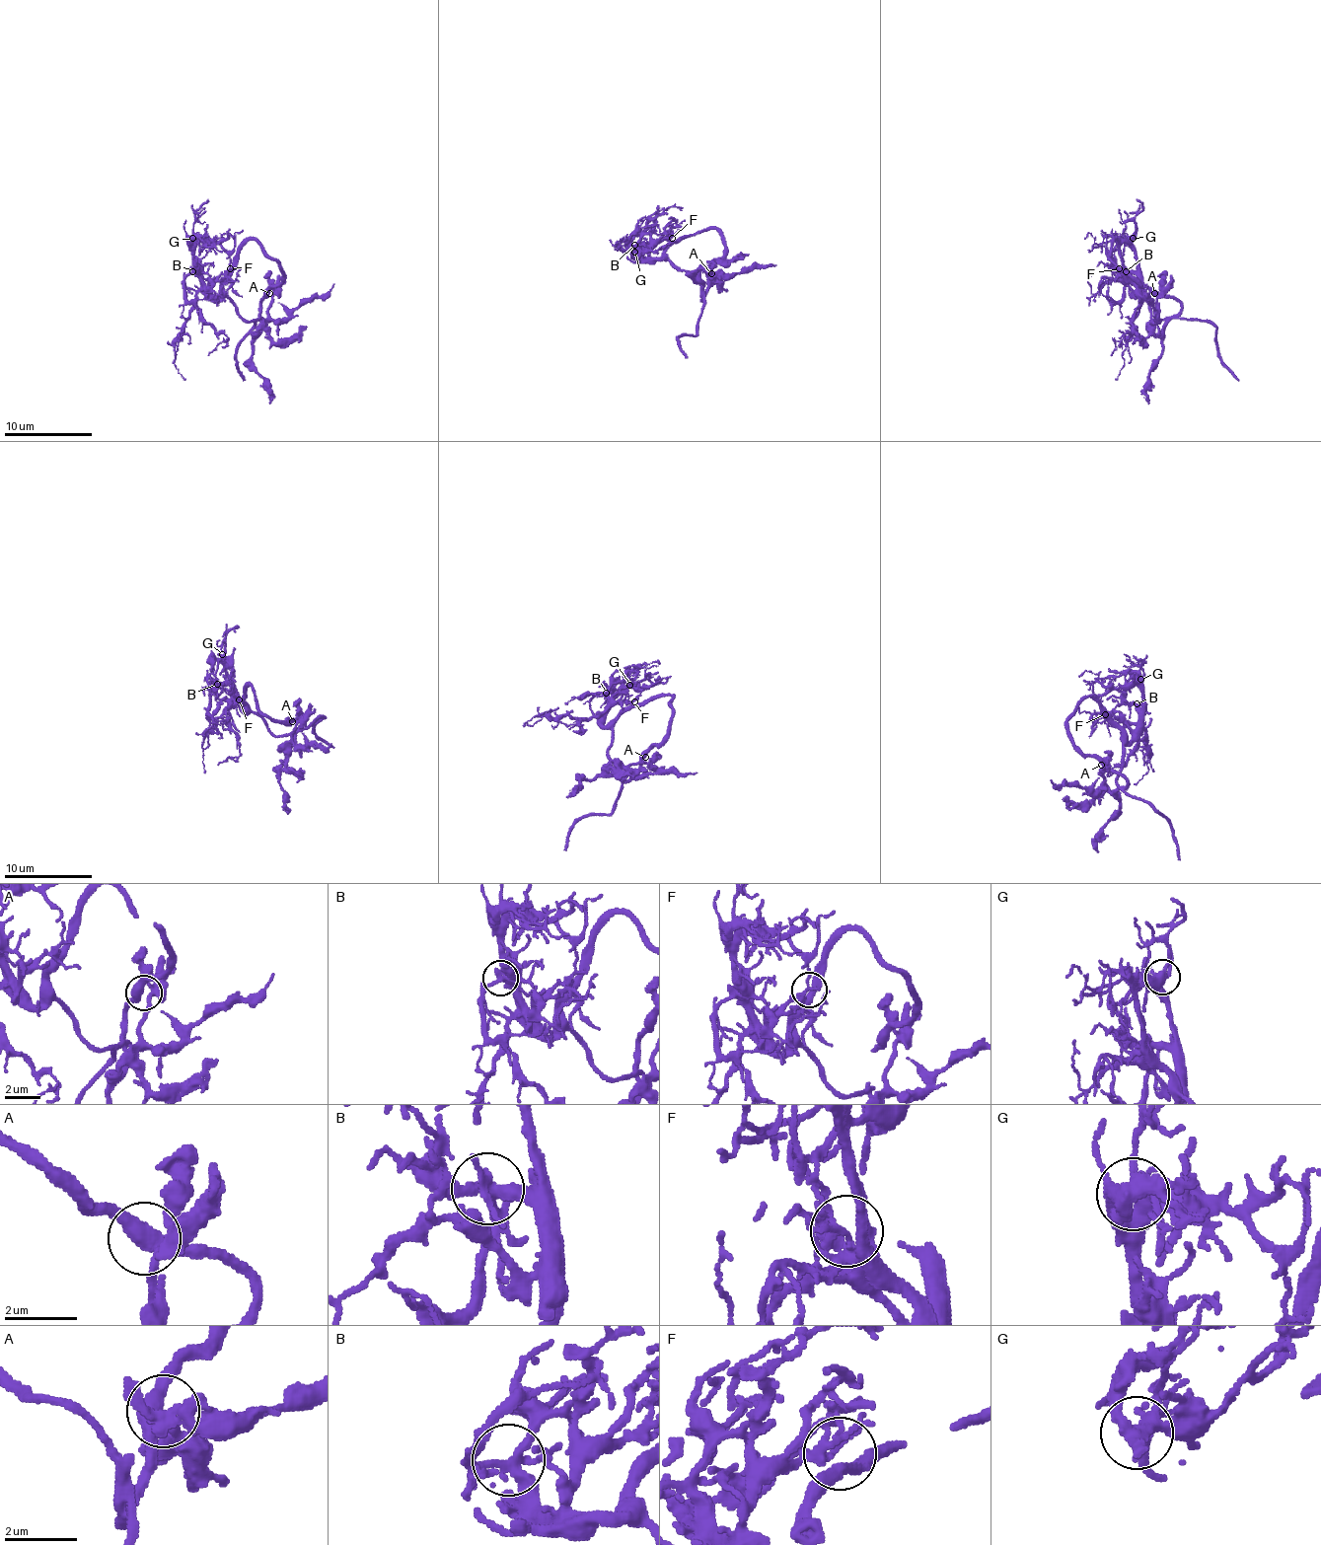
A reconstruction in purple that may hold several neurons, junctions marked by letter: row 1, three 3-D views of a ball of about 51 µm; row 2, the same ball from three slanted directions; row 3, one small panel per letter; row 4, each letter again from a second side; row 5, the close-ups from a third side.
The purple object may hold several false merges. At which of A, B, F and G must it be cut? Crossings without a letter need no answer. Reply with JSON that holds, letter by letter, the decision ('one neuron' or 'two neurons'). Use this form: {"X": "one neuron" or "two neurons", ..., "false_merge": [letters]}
{"A": "one neuron", "B": "one neuron", "F": "one neuron", "G": "one neuron", "false_merge": []}

